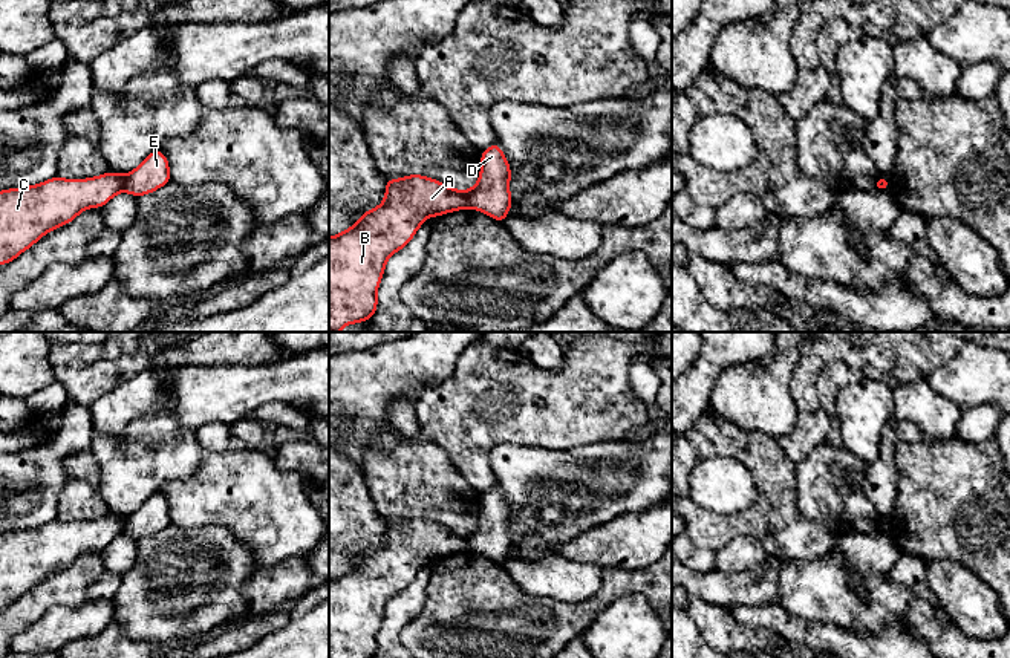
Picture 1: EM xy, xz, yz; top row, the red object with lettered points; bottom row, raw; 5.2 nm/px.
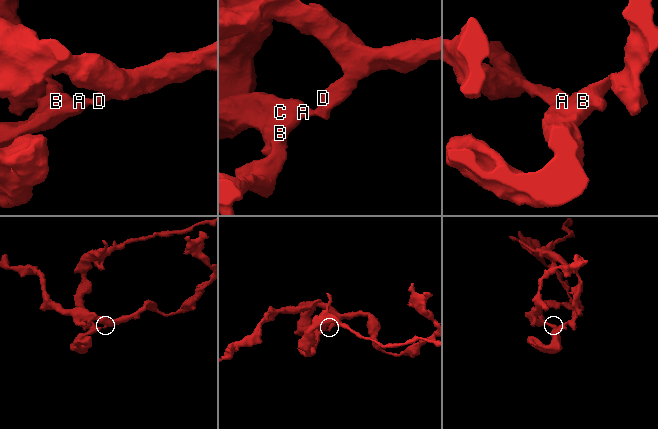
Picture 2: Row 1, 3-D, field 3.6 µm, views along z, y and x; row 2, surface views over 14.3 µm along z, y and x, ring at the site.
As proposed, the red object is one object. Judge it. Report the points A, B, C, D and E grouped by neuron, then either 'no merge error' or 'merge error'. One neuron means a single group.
A B C / D E; merge error

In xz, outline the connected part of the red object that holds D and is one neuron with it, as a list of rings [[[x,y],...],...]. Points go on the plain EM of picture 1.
[[[497,485],[481,494],[477,526],[465,534],[468,549],[503,566],[513,548],[510,537],[511,510]]]

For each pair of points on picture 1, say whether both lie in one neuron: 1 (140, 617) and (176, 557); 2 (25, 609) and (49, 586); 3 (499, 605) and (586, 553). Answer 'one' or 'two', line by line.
1: one
2: one
3: two

